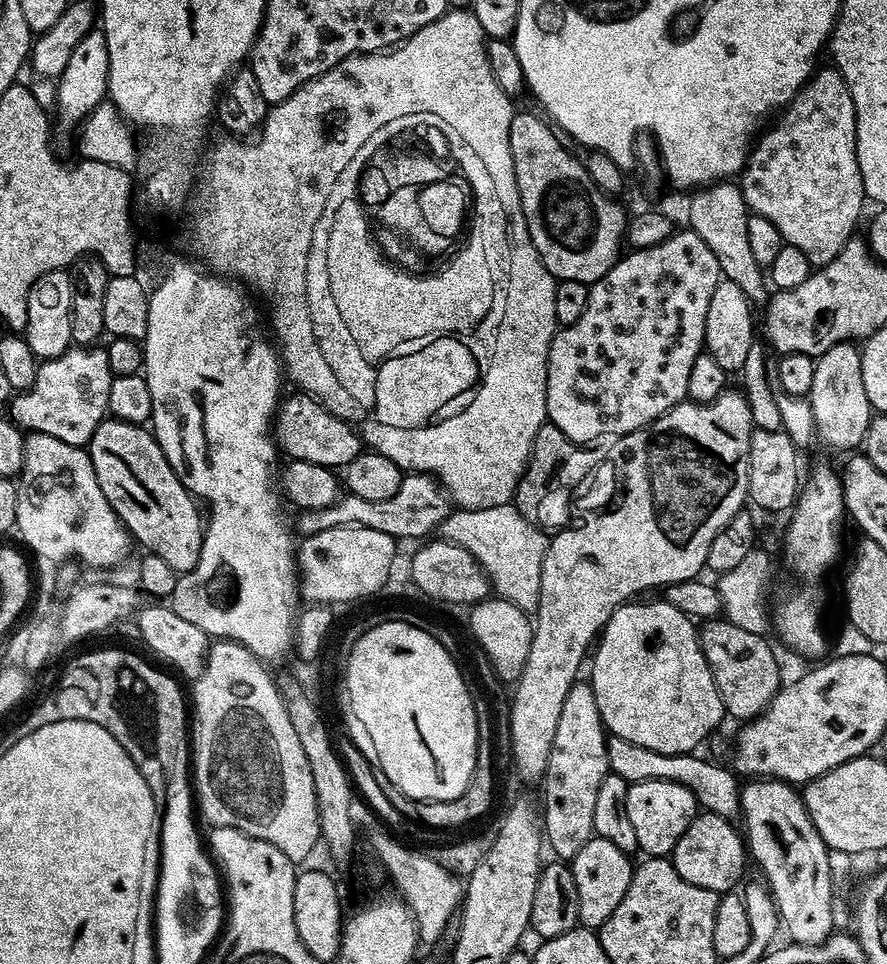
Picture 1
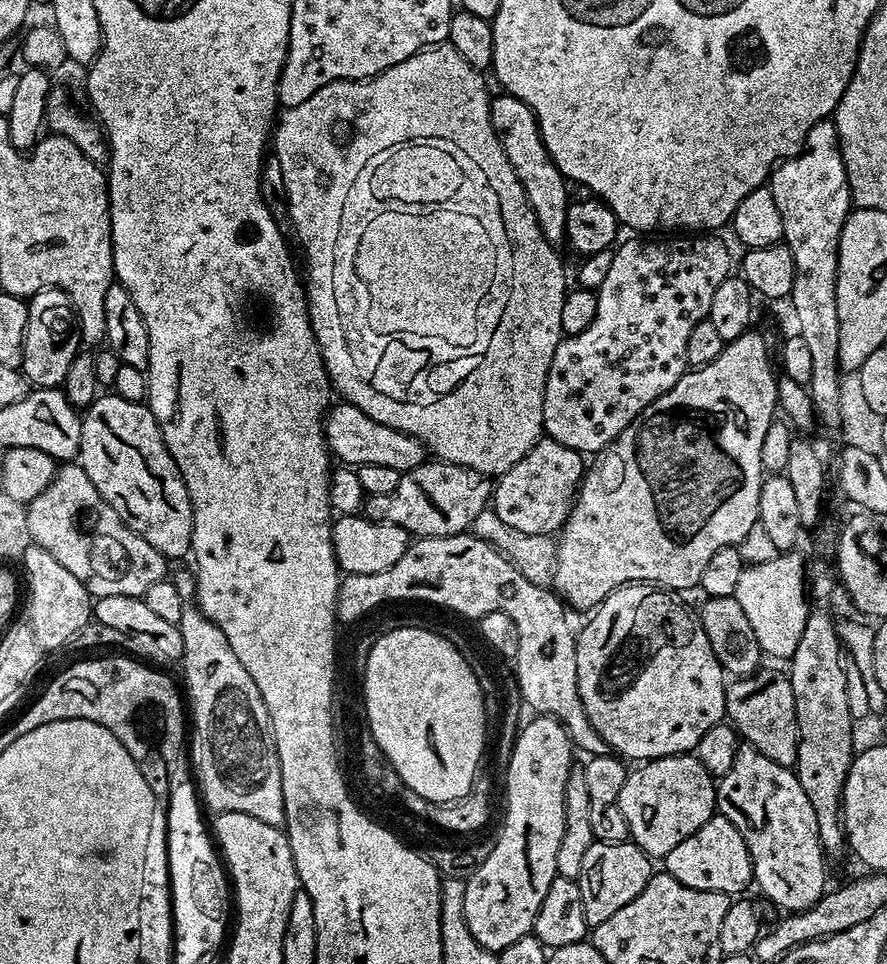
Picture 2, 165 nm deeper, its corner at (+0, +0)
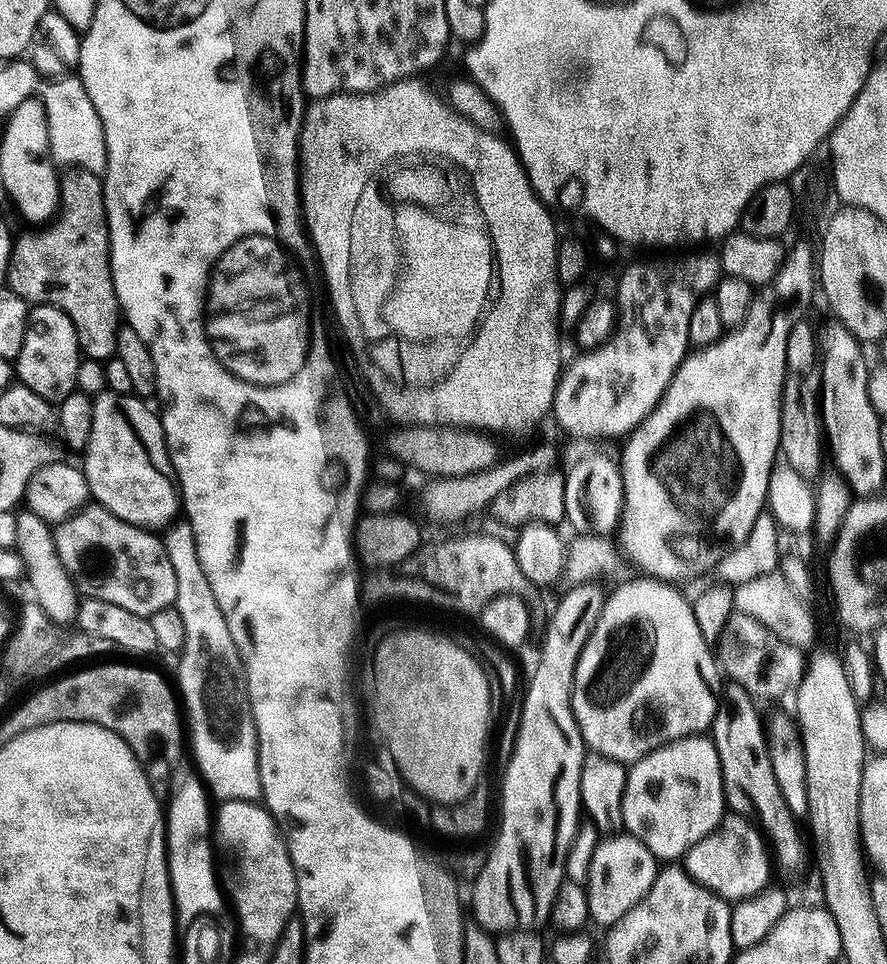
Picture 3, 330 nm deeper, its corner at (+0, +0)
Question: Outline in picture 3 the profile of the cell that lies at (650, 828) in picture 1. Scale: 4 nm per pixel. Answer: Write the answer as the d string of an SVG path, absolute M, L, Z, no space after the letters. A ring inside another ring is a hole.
M697 734L671 740L648 752L641 760L631 761L624 777L622 794L622 818L627 835L642 841L646 850L660 862L676 862L696 845L706 834L710 834L726 815L724 783L718 762L718 750L711 735Z

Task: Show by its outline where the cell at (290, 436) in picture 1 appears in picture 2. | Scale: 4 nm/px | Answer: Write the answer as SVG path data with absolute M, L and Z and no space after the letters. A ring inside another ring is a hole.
M336 402L329 407L324 417L324 440L328 443L329 453L335 459L337 456L340 459L337 461L344 466L391 466L403 474L426 460L426 449L420 440L390 426L382 426L382 422L374 422L374 418L362 414L358 406L347 402Z

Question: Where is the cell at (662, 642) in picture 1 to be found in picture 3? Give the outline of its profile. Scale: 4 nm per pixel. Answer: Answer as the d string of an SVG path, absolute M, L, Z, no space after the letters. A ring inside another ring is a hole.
M642 578L644 580L628 580L616 588L616 593L609 595L604 602L604 609L582 650L576 663L576 673L572 683L572 713L576 715L576 725L580 728L580 737L585 745L593 752L600 752L609 756L611 760L631 762L641 760L648 752L653 752L662 744L669 744L671 740L681 740L684 736L704 734L712 727L712 720L716 717L718 703L718 689L722 684L722 672L718 667L717 657L713 649L702 638L702 630L698 630L698 618L694 618L689 597L679 592L679 587L659 578Z

